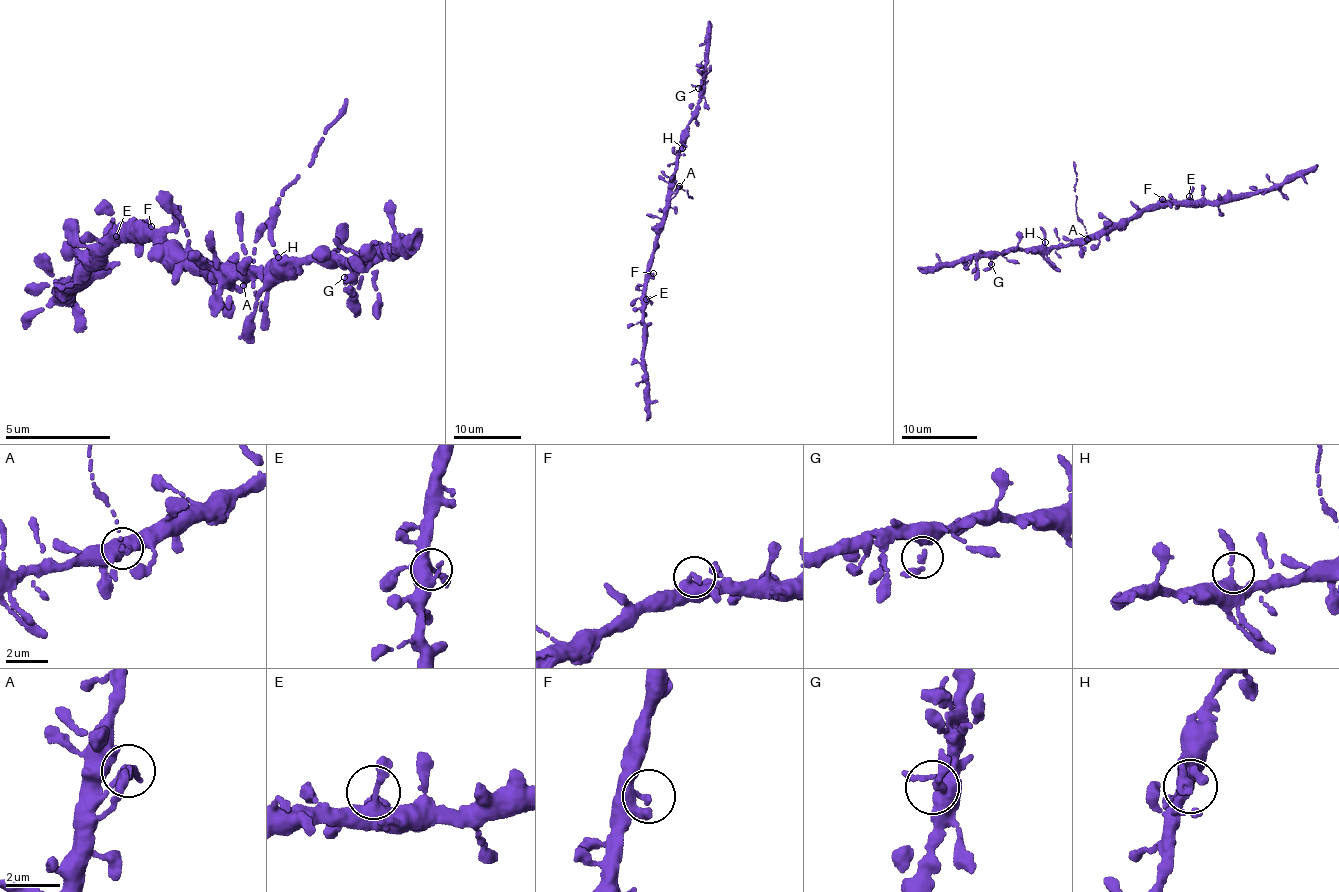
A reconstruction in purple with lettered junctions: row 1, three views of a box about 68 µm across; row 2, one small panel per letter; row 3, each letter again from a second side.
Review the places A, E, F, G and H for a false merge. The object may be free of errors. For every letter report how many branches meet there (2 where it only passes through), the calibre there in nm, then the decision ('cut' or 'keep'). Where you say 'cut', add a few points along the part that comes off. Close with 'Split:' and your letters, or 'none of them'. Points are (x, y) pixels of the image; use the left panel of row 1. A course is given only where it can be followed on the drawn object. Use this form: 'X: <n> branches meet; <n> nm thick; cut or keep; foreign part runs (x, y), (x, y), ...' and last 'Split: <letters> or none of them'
A: 2 branches meet; 200 nm thick; cut; foreign part runs (242, 286), (257, 238), (272, 211), (317, 157), (326, 128), (345, 99)
E: 2 branches meet; 320 nm thick; keep
F: 1 branches meet; 240 nm thick; keep
G: 2 branches meet; 200 nm thick; keep
H: 2 branches meet; 300 nm thick; keep
Split: A

